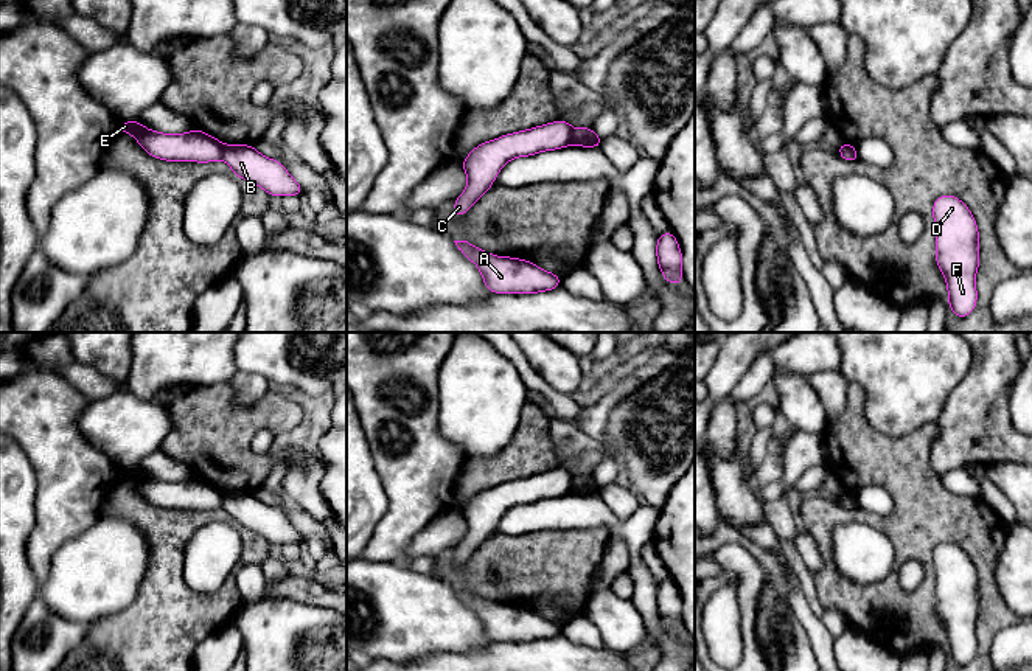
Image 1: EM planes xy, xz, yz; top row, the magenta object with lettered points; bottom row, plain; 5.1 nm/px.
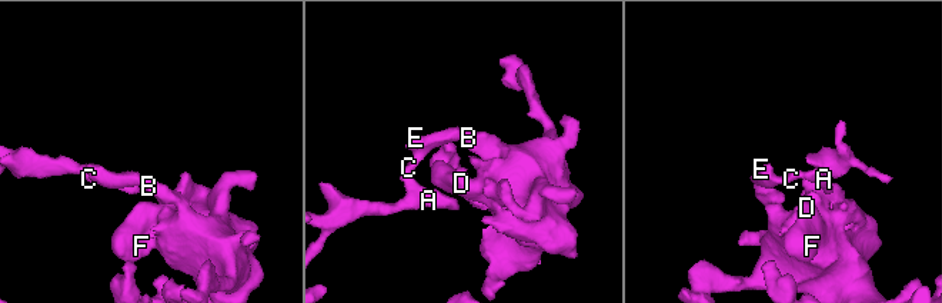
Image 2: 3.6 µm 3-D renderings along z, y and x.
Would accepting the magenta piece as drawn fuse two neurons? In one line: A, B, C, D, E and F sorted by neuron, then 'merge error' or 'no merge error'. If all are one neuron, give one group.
A C E / B D F; merge error

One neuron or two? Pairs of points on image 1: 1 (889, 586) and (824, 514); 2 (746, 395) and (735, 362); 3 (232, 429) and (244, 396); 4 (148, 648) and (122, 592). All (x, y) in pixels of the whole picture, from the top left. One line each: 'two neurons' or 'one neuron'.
1: one neuron
2: two neurons
3: two neurons
4: two neurons

